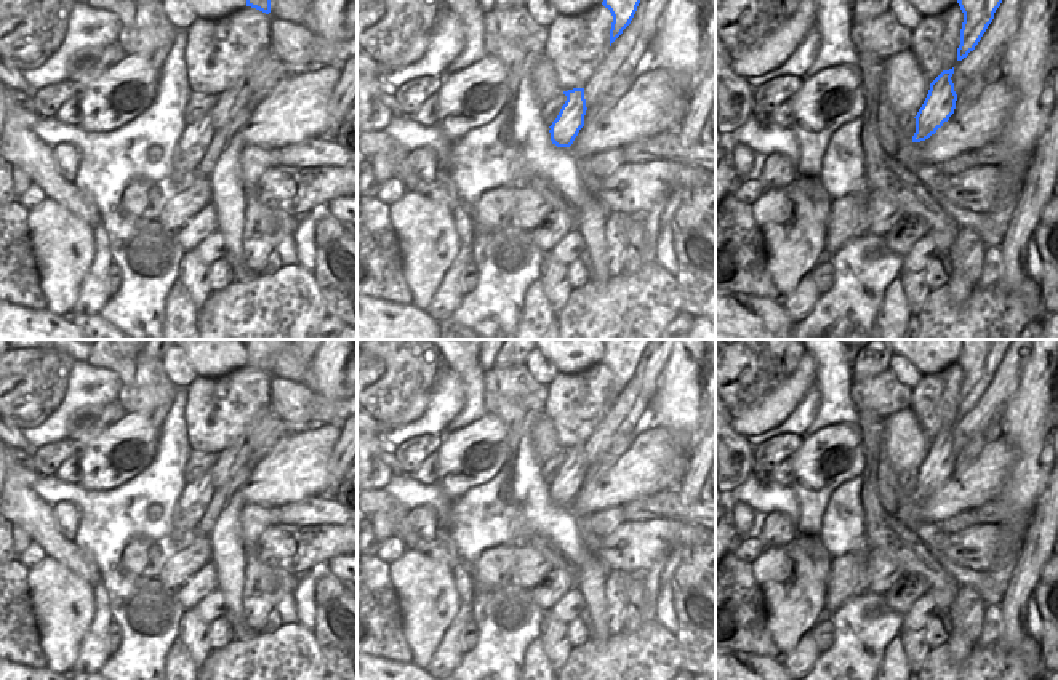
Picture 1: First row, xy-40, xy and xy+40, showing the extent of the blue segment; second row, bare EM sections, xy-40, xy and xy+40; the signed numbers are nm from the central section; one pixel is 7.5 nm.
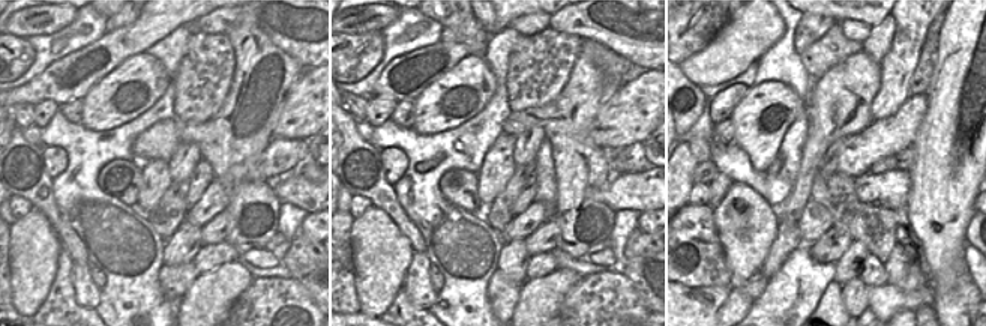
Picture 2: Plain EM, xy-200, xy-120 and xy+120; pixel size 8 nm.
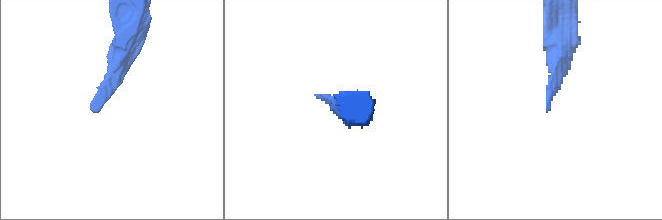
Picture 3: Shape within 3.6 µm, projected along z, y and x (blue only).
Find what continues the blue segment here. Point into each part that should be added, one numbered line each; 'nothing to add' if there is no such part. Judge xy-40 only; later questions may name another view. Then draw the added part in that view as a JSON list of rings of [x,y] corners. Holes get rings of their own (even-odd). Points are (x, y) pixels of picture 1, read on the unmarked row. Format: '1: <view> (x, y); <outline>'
nothing to add

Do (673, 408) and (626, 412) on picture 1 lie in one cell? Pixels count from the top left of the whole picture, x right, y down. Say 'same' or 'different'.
different

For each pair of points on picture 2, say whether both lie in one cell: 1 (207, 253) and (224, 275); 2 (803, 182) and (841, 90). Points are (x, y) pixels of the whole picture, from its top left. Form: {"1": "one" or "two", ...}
{"1": "two", "2": "one"}

